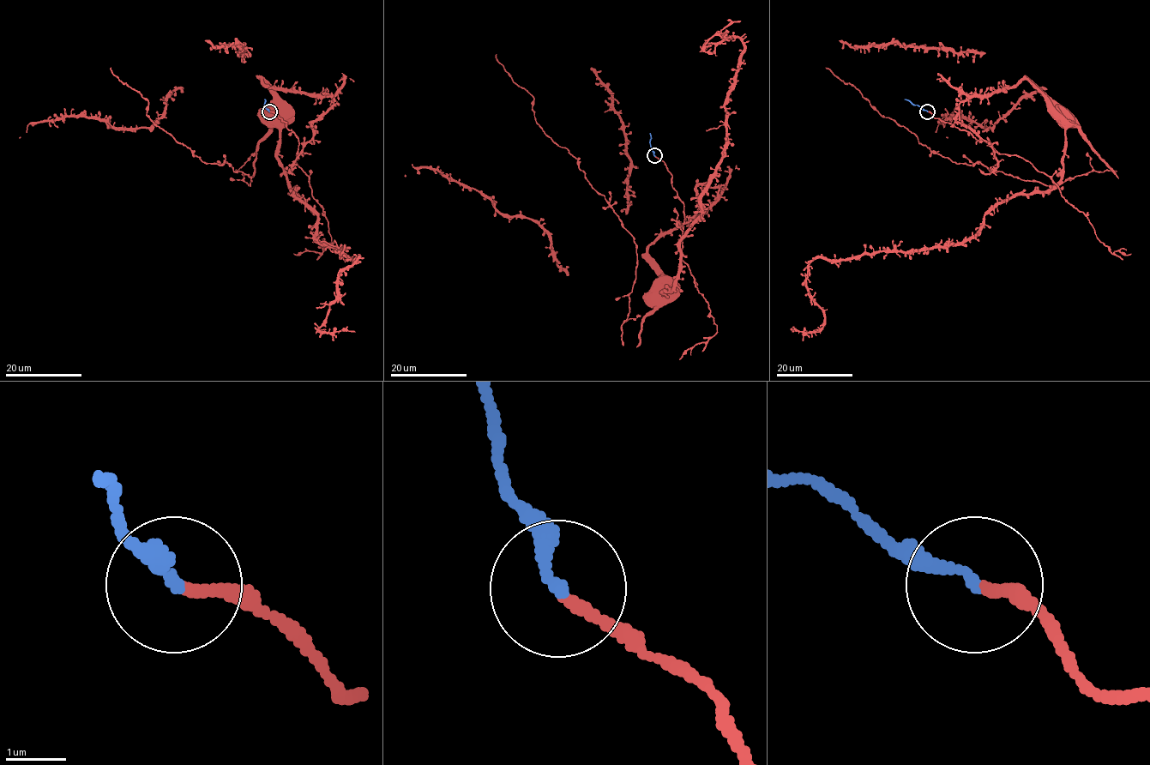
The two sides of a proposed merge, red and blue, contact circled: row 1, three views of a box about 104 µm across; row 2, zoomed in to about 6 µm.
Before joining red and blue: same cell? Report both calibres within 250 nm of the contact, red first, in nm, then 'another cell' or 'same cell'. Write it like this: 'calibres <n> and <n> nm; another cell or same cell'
calibres 170 and 200 nm; same cell

